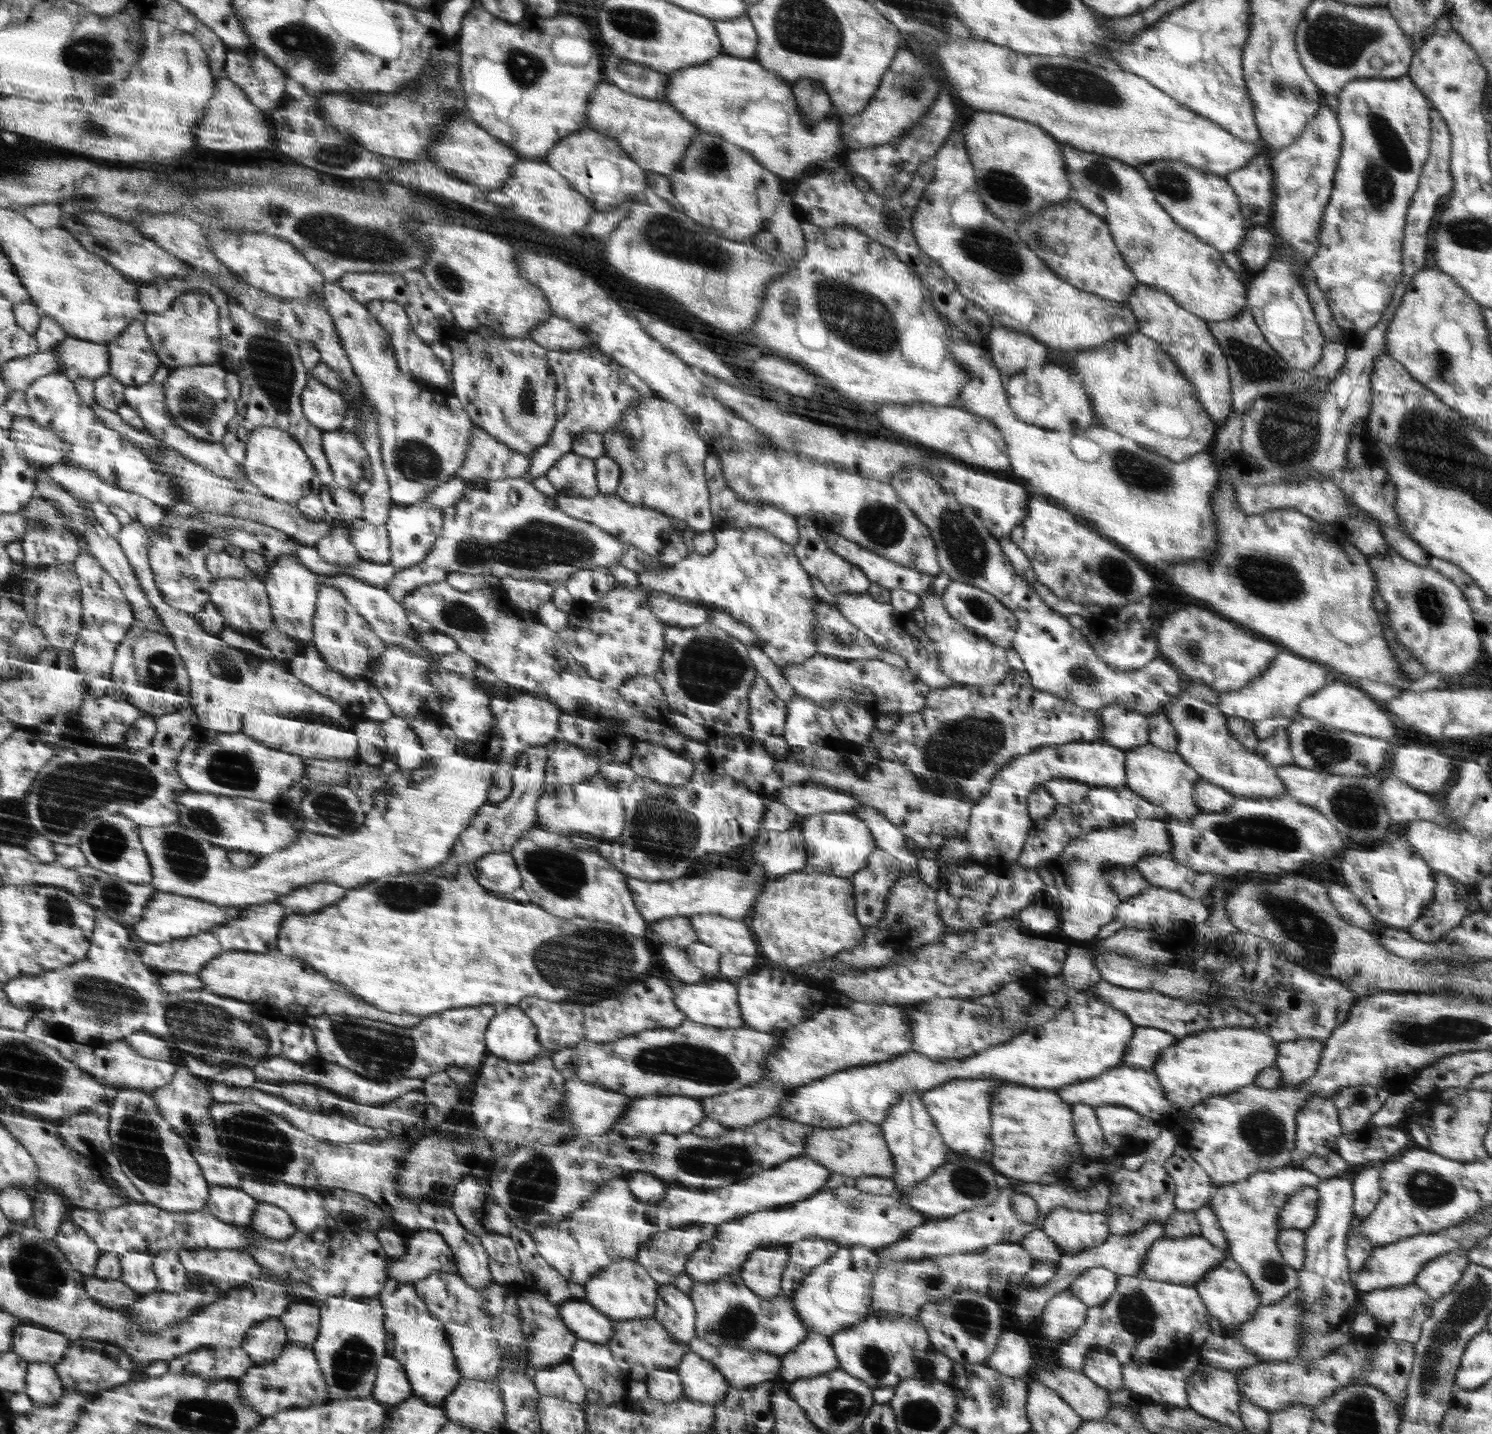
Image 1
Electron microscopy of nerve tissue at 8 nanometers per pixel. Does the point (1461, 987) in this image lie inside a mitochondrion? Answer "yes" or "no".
no

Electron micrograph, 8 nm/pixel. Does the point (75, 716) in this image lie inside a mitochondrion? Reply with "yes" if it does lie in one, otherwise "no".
no

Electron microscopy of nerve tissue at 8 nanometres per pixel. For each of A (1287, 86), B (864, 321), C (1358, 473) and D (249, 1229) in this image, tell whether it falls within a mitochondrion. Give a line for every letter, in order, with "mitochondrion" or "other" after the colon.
A: mitochondrion
B: mitochondrion
C: other
D: other

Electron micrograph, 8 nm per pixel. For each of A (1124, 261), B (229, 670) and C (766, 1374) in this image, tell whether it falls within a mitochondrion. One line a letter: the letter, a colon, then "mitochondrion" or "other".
A: other
B: mitochondrion
C: other

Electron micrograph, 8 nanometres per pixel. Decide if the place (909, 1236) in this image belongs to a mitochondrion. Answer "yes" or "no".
no

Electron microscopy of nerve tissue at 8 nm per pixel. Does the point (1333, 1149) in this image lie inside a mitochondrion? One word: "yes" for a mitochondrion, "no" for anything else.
no

